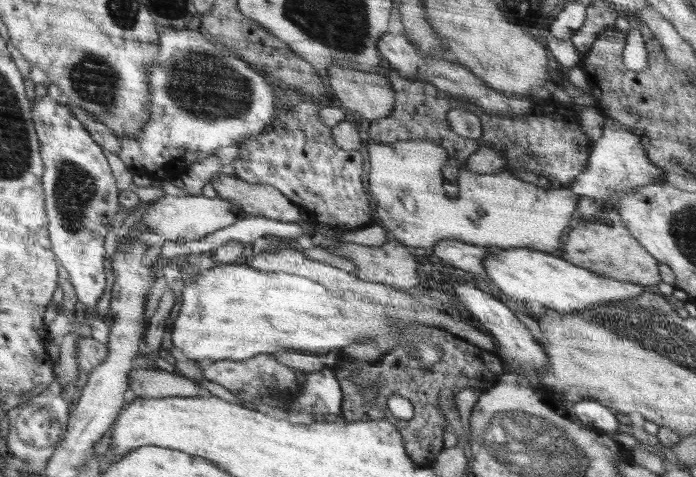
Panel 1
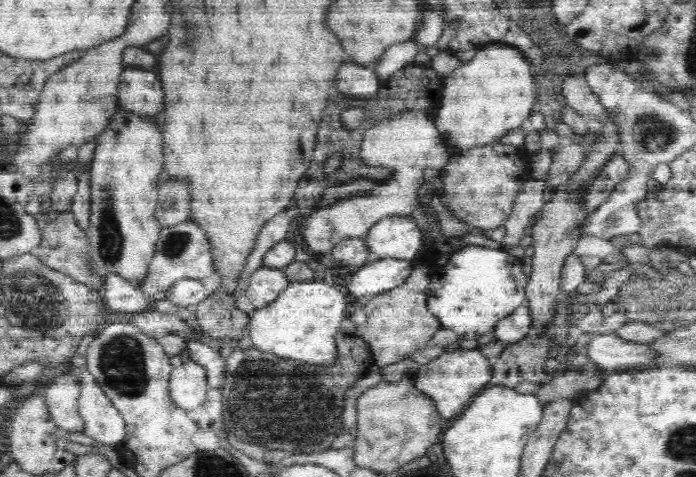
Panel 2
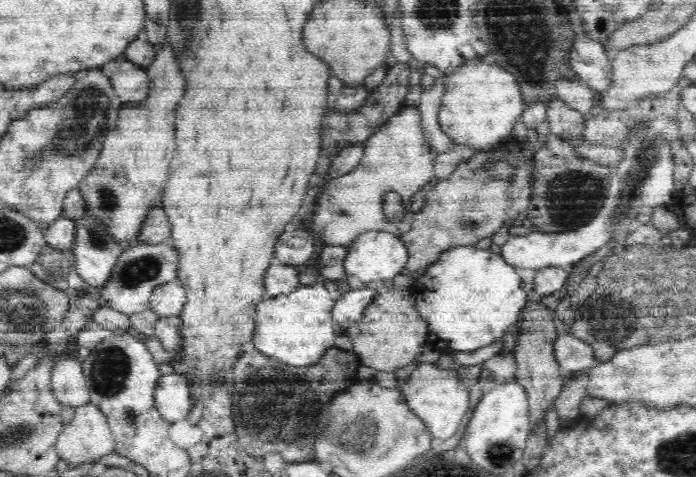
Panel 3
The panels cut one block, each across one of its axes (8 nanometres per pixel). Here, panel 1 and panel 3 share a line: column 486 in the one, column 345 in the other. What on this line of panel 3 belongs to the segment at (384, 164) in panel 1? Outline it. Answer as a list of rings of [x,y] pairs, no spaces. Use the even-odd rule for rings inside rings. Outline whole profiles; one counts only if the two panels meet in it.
[[[406,108],[388,119],[368,140],[363,142],[364,152],[356,168],[348,174],[338,178],[330,179],[325,187],[320,190],[314,213],[311,215],[313,221],[310,231],[326,245],[349,246],[364,232],[368,230],[390,231],[392,234],[401,235],[412,228],[415,213],[410,210],[412,196],[424,185],[428,185],[434,174],[434,160],[438,152],[427,145],[426,137],[422,134],[422,123],[420,112],[414,108]],[[386,192],[398,192],[405,207],[405,215],[399,222],[386,221],[382,204]]]

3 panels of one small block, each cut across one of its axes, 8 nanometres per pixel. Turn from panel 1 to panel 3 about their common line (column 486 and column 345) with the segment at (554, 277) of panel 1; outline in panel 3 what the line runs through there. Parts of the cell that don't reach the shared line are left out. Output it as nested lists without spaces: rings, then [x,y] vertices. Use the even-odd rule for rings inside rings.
[[[368,230],[348,248],[344,272],[346,276],[356,276],[363,284],[398,276],[409,259],[407,244],[390,231]]]

